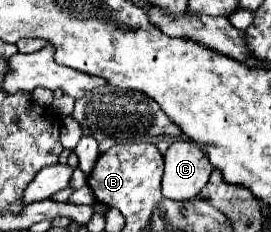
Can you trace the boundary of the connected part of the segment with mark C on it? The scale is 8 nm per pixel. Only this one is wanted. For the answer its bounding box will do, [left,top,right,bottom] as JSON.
[163,141,213,205]

